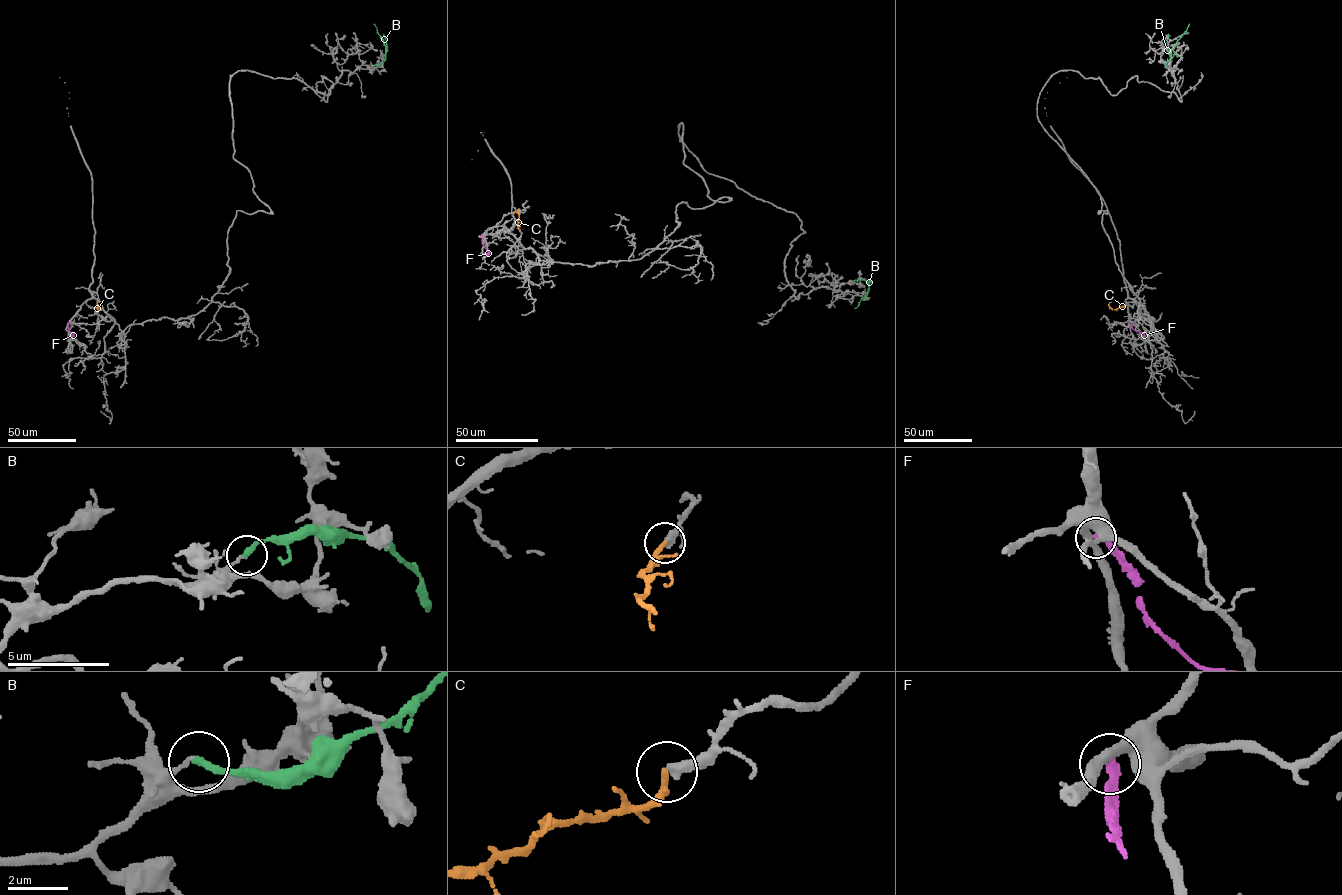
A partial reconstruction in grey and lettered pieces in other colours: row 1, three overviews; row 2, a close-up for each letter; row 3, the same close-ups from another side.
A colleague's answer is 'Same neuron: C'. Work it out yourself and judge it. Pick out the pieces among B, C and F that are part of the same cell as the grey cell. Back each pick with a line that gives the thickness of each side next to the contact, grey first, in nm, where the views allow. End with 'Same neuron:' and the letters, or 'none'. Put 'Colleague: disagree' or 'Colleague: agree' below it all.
C: calibres 380 and 240 nm
Same neuron: C
Colleague: agree

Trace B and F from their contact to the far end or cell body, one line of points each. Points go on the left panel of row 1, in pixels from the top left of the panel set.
B: (373, 65), (385, 60), (386, 49), (373, 23)
F: (68, 322), (68, 331), (73, 333), (73, 336)

